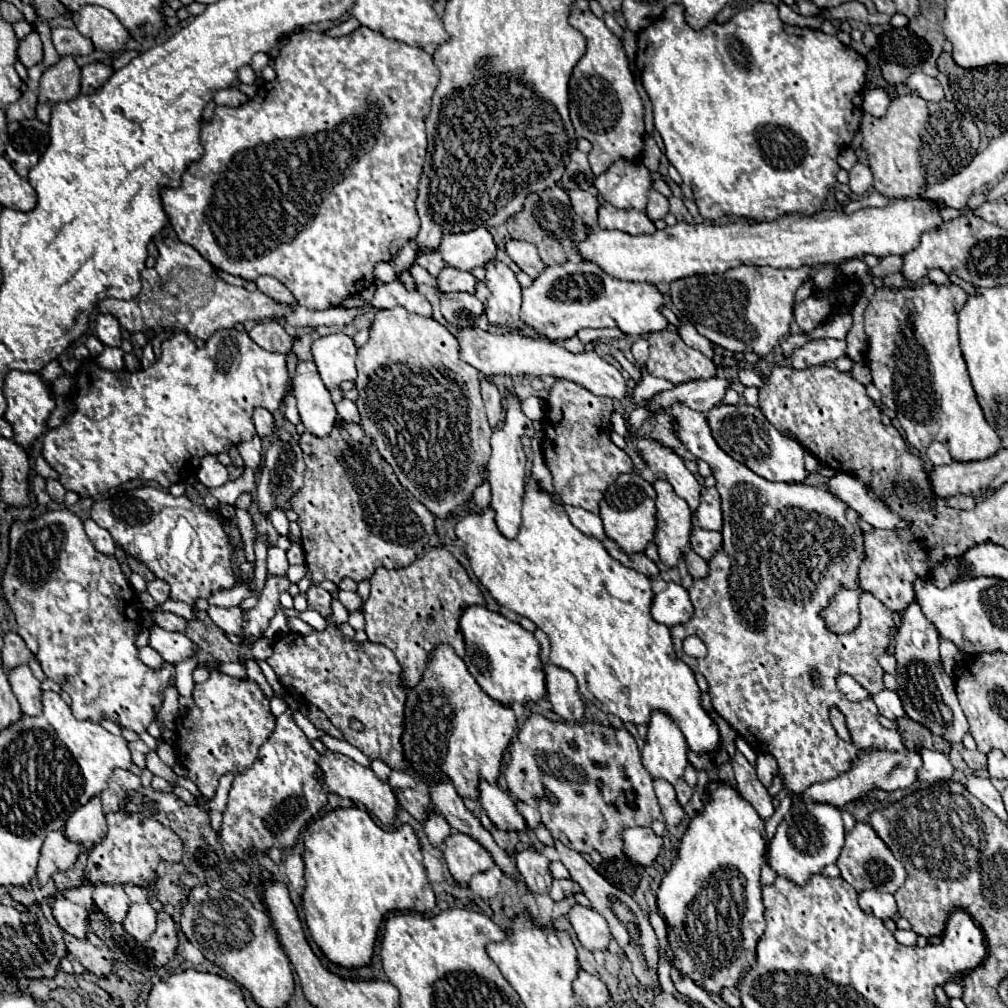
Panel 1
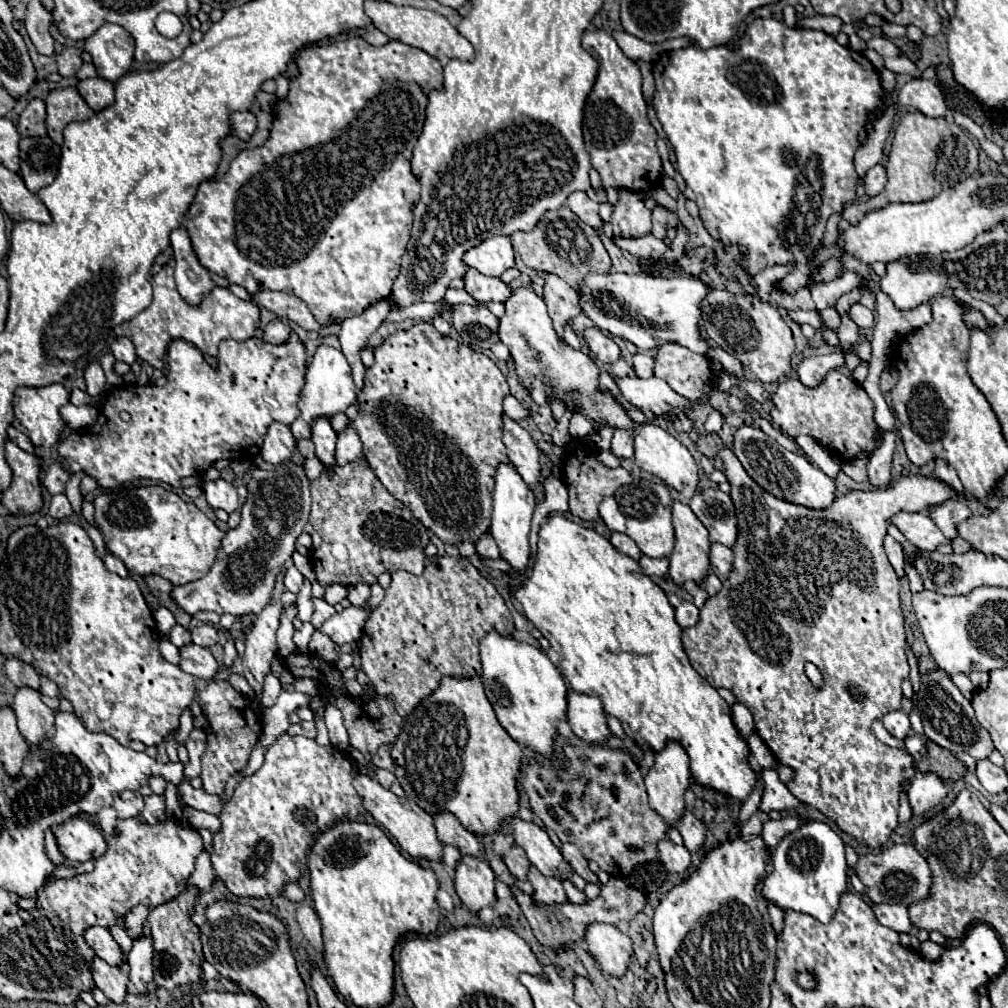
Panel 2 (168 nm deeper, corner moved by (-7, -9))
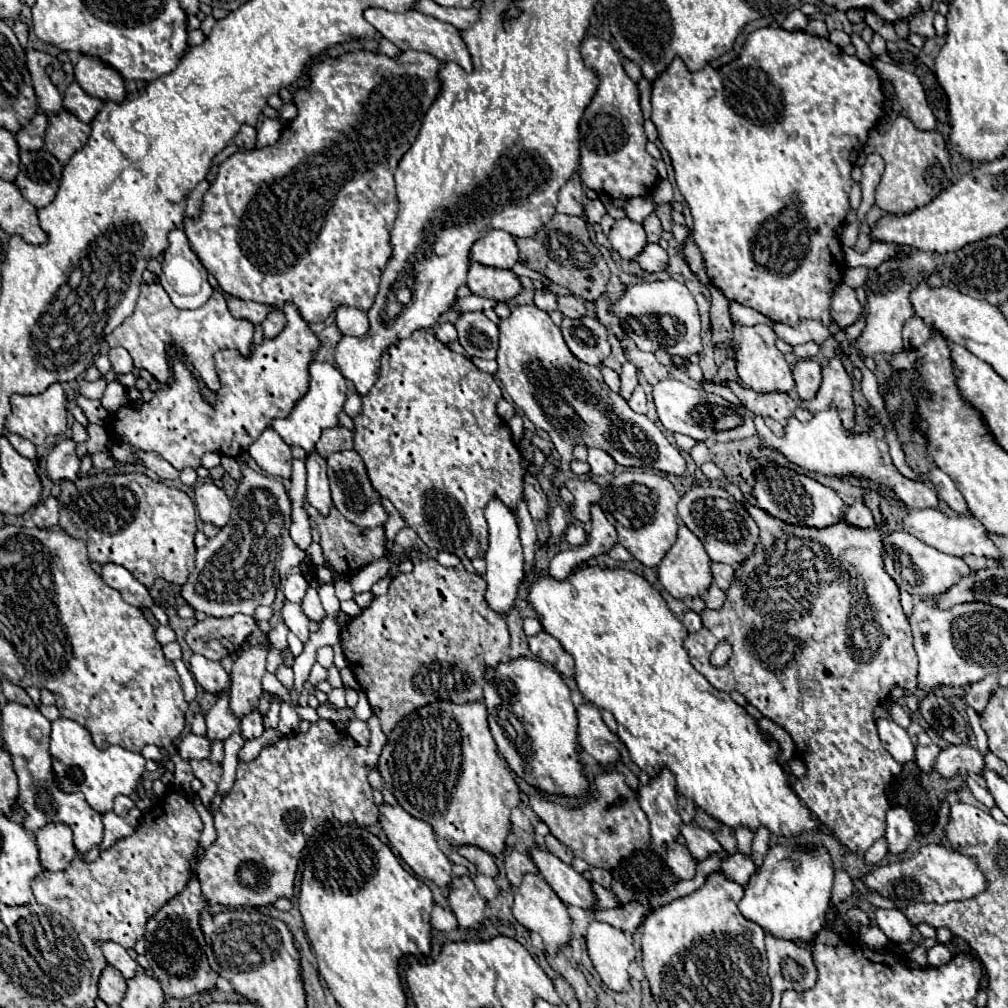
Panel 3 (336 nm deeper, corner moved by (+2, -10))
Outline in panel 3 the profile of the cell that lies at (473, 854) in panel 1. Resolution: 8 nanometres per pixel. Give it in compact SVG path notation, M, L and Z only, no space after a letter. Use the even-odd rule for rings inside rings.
M456 877L452 881L448 905L462 929L478 929L486 919L486 901L470 877Z

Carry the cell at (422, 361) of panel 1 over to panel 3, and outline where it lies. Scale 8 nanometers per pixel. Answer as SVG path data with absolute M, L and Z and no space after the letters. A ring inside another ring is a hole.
M420 329L414 331L408 339L400 339L398 343L394 343L392 347L388 347L382 355L382 367L380 367L380 377L376 379L372 391L362 399L362 413L354 419L356 431L354 431L354 449L362 455L364 465L368 469L368 477L372 479L372 485L376 487L376 491L380 491L382 497L390 499L392 505L400 511L402 519L406 521L406 525L410 525L418 537L428 545L434 547L438 551L448 551L458 555L460 559L476 559L476 557L484 557L486 547L488 547L488 525L484 519L484 509L492 499L500 499L508 509L516 511L518 501L522 499L522 491L524 491L524 475L526 475L526 467L522 465L522 457L518 451L516 441L512 439L510 427L506 425L506 421L496 413L496 403L502 397L500 385L494 379L494 375L482 373L478 367L472 365L472 361L464 355L458 355L454 351L450 351L444 343L440 343L430 329Z

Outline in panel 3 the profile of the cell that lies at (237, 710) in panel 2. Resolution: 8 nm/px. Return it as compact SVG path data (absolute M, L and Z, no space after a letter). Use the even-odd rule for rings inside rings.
M208 759L190 761L190 765L192 765L192 771L194 771L194 777L202 781L202 789L198 791L198 795L200 795L202 803L204 803L204 807L208 809L210 801L212 801L212 797L216 793L216 785L218 785L218 781L222 777L222 767L218 763L208 761Z

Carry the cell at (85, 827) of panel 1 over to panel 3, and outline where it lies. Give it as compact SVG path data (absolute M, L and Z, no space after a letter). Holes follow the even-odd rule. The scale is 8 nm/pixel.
M60 823L36 831L36 847L40 865L48 871L66 869L70 861L76 857L72 831L68 831L68 827L60 827Z

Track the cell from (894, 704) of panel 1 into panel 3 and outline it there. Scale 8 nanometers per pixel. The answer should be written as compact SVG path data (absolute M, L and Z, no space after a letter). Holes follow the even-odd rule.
M878 719L878 733L886 747L886 751L898 761L906 763L914 759L914 745L900 725L896 725L892 719Z

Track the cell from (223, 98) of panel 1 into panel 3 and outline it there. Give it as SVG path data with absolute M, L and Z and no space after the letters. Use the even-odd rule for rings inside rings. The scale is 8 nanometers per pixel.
M244 125L244 127L240 129L240 133L234 137L234 143L236 143L238 147L254 149L254 145L256 145L256 129L250 127L250 125Z

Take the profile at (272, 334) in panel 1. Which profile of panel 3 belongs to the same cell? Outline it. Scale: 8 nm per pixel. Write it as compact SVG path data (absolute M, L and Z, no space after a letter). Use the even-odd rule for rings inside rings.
M274 307L274 309L268 313L266 321L262 323L262 329L264 329L264 335L270 339L270 337L276 337L276 335L284 329L284 325L286 325L284 311L278 309L278 307Z

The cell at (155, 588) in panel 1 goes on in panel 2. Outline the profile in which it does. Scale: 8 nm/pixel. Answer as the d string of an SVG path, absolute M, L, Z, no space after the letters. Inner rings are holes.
M287 460L283 466L275 466L273 476L263 476L263 470L257 468L253 470L247 490L247 502L241 506L241 524L223 538L211 572L203 580L171 590L171 600L189 616L199 610L233 614L235 618L259 614L271 600L277 574L295 552L295 538L301 534L311 508L309 480L303 462Z

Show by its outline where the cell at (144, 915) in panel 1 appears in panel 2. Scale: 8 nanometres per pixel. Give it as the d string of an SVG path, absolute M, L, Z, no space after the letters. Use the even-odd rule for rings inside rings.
M141 936L133 940L133 948L127 954L127 962L131 966L129 980L139 992L147 992L153 988L153 936Z

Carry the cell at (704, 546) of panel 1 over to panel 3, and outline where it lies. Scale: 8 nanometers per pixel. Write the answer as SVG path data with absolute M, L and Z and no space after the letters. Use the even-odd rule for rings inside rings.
M712 563L712 575L714 575L714 581L718 583L718 587L722 591L728 591L728 587L734 579L734 569L724 563Z

